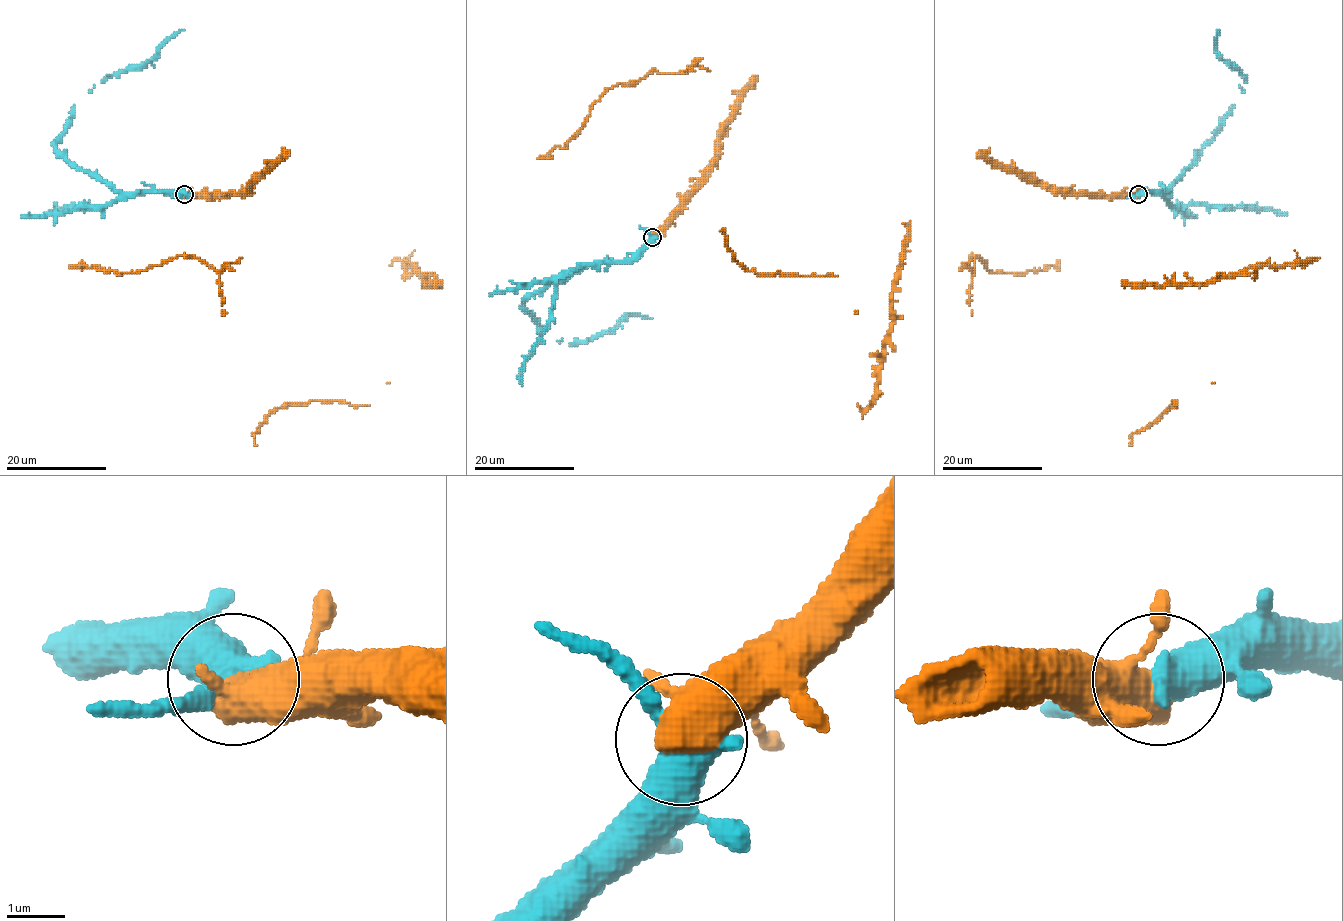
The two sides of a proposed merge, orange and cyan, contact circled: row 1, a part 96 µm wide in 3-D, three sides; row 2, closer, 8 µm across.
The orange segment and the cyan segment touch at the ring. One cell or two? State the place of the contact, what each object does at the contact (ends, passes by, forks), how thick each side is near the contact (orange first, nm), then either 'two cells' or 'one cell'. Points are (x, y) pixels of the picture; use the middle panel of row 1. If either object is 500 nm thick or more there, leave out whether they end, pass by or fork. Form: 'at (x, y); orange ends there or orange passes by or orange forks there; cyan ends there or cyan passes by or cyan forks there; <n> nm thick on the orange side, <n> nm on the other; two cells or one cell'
at (652, 237); orange passes by; cyan passes by; 480 nm thick on the orange side, 480 nm on the other; one cell

